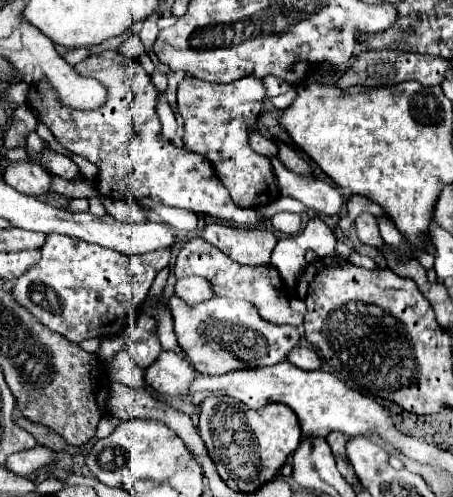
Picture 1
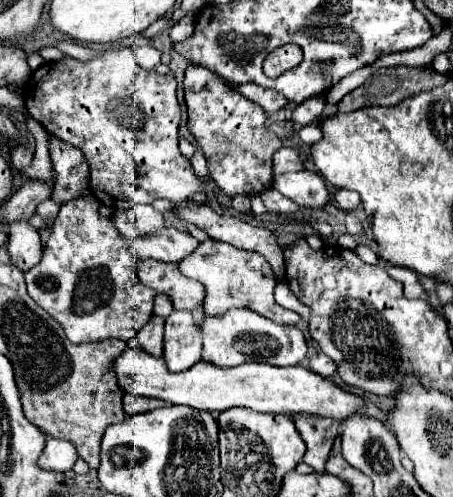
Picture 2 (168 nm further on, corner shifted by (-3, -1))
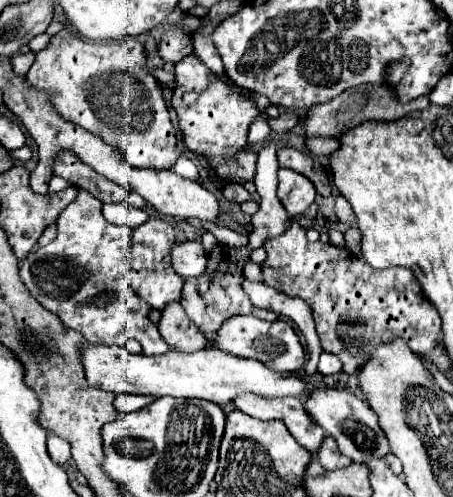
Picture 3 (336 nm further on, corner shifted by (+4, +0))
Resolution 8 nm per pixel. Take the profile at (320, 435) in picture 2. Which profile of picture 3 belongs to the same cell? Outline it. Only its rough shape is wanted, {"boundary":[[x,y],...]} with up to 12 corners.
{"boundary":[[256,399],[234,405],[262,421],[284,421],[312,455],[324,441],[300,399]]}

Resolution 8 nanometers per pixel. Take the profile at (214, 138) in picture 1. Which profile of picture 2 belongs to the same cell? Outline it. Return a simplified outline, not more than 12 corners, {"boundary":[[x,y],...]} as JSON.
{"boundary":[[195,64],[187,126],[227,196],[261,194],[281,148],[263,108]]}

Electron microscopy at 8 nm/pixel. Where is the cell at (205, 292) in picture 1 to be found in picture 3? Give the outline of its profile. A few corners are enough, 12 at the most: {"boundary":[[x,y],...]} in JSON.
{"boundary":[[158,217],[132,231],[130,283],[154,309],[182,297],[172,271],[174,227]]}

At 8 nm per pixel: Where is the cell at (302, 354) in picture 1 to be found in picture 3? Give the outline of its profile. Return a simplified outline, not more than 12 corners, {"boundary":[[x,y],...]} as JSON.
{"boundary":[[322,351],[318,373],[334,375],[342,369],[336,355]]}

